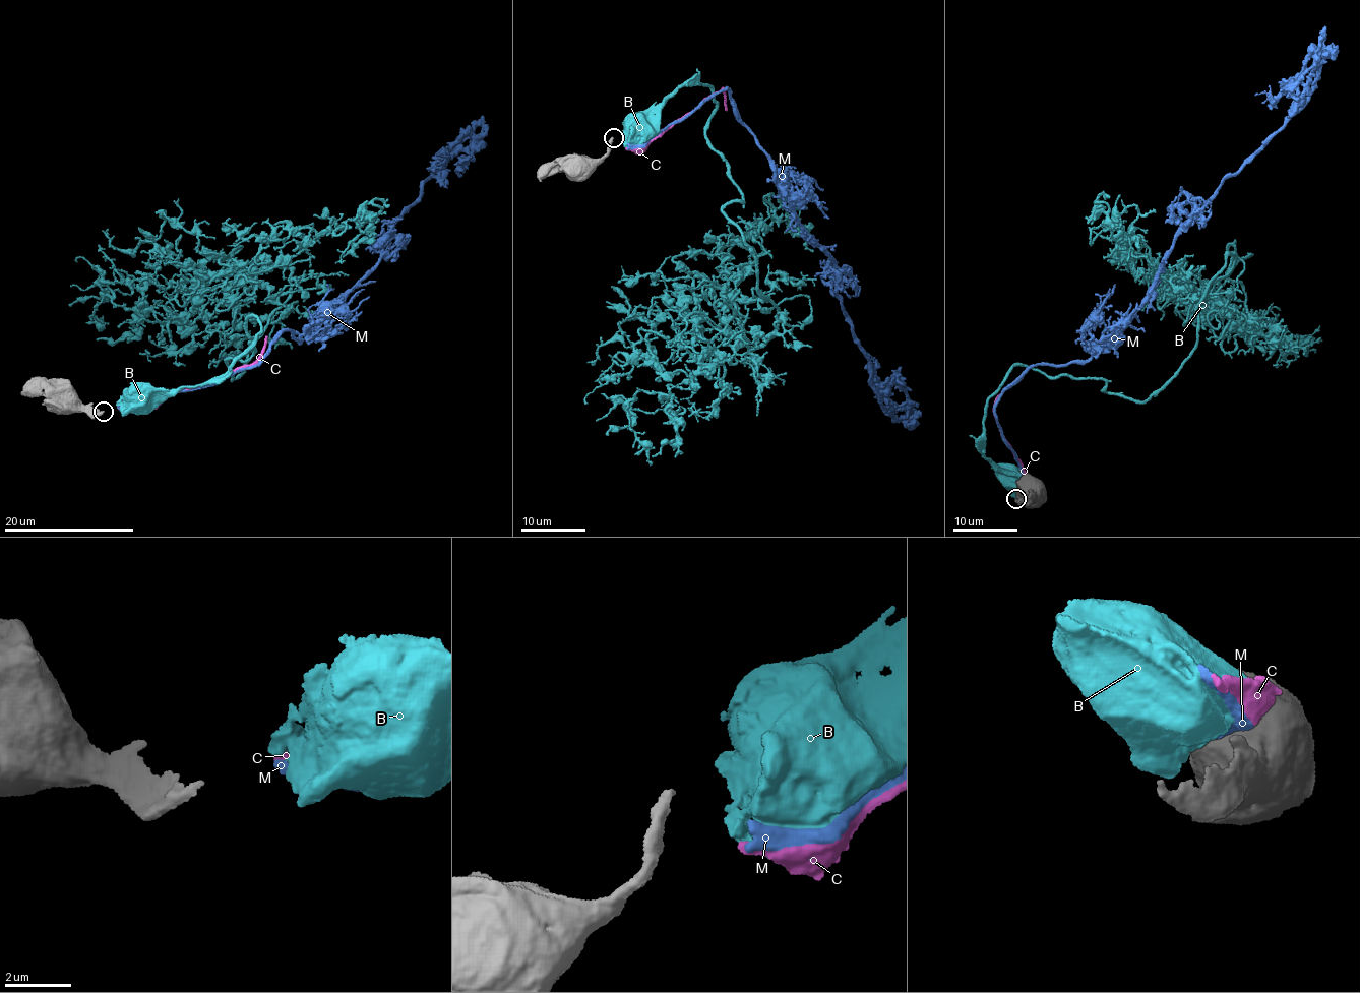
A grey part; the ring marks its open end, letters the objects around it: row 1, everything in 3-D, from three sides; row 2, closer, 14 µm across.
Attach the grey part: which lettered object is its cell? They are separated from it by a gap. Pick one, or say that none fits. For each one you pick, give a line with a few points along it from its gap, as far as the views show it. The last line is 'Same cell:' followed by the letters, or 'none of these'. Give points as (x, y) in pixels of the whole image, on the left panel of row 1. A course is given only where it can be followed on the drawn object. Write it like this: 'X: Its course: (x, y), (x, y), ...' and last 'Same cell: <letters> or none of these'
M: Its course: (119, 408), (220, 383), (286, 329), (300, 342), (372, 268), (430, 175), (458, 150), (472, 157)
Same cell: M

